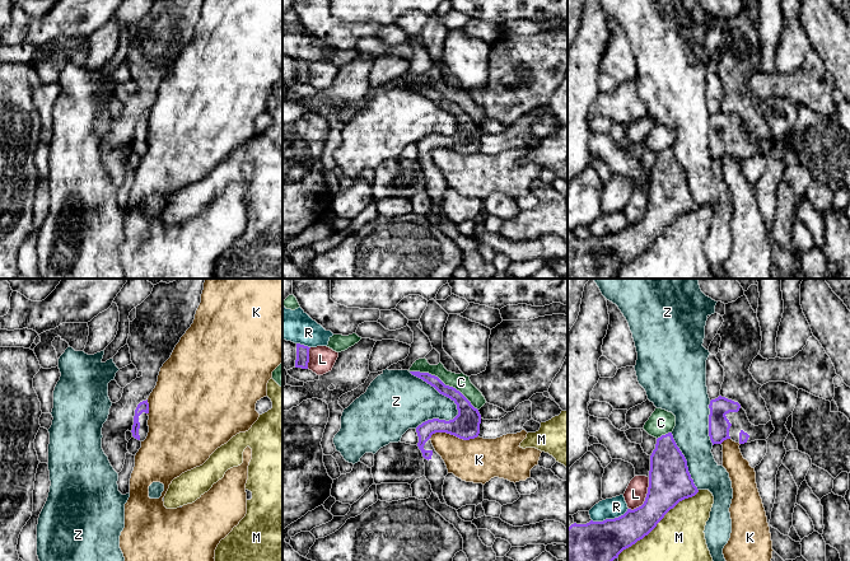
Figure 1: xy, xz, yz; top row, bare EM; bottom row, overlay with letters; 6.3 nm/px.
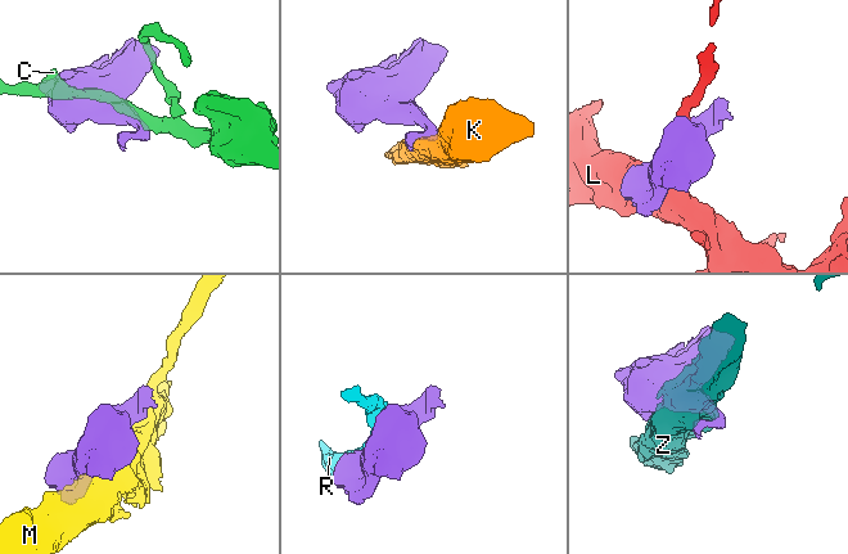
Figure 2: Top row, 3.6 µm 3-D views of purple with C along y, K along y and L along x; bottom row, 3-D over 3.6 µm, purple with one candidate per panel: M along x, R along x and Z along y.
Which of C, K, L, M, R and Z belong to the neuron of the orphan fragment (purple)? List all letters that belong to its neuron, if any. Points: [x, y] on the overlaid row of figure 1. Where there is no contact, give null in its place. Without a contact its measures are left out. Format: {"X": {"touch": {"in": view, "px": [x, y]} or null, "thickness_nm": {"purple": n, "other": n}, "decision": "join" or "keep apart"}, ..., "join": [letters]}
{"C": {"touch": {"in": "xz", "px": [443, 383]}, "thickness_nm": {"purple": 120, "other": 110}, "decision": "keep apart"}, "K": {"touch": {"in": "xz", "px": [453, 434]}, "thickness_nm": {"purple": 180, "other": 280}, "decision": "keep apart"}, "L": {"touch": {"in": "yz", "px": [645, 498]}, "thickness_nm": {"purple": 280, "other": 140}, "decision": "keep apart"}, "M": {"touch": {"in": "yz", "px": [658, 522]}, "thickness_nm": {"purple": 260, "other": 300}, "decision": "keep apart"}, "R": {"touch": {"in": "yz", "px": [610, 519]}, "thickness_nm": {"purple": 260, "other": 130}, "decision": "keep apart"}, "Z": {"touch": {"in": "xz", "px": [437, 389]}, "thickness_nm": {"purple": 130, "other": 360}, "decision": "keep apart"}, "join": []}

